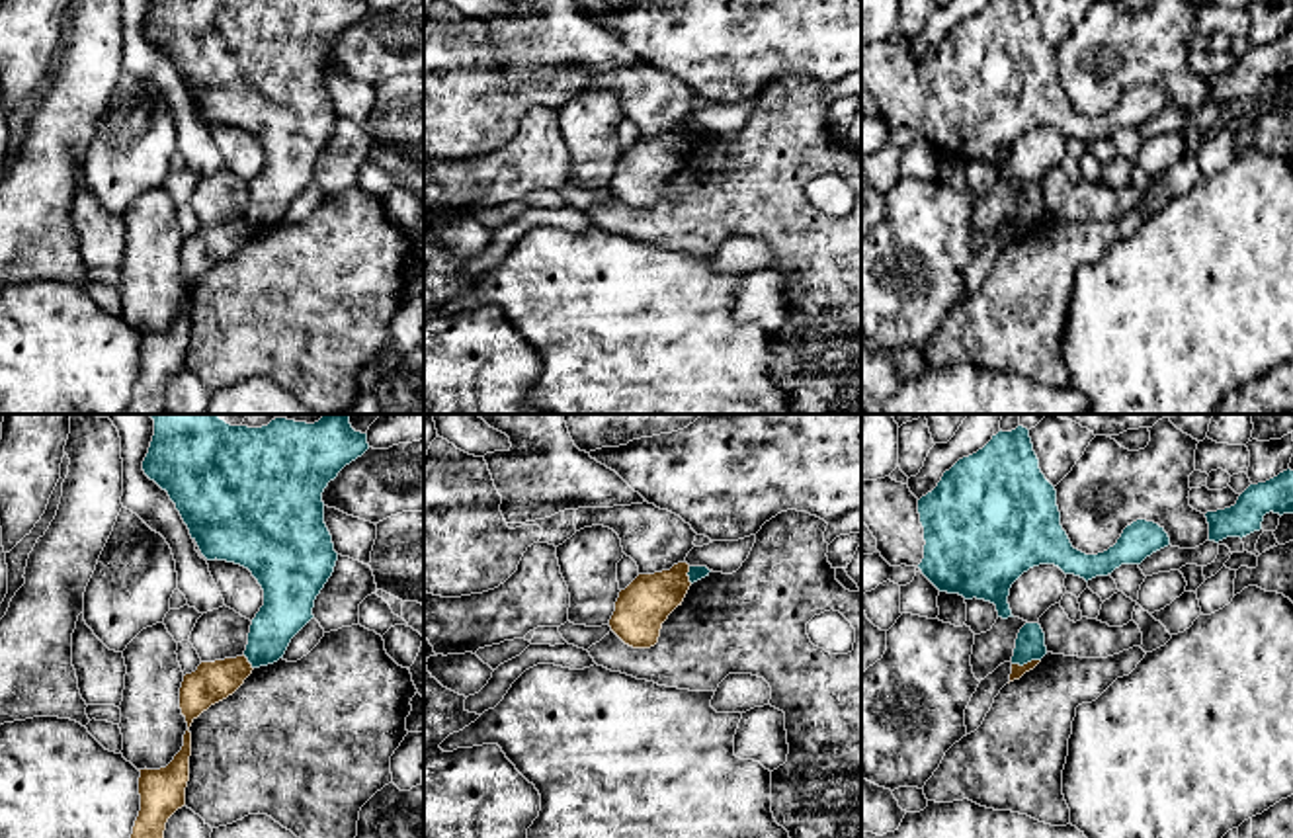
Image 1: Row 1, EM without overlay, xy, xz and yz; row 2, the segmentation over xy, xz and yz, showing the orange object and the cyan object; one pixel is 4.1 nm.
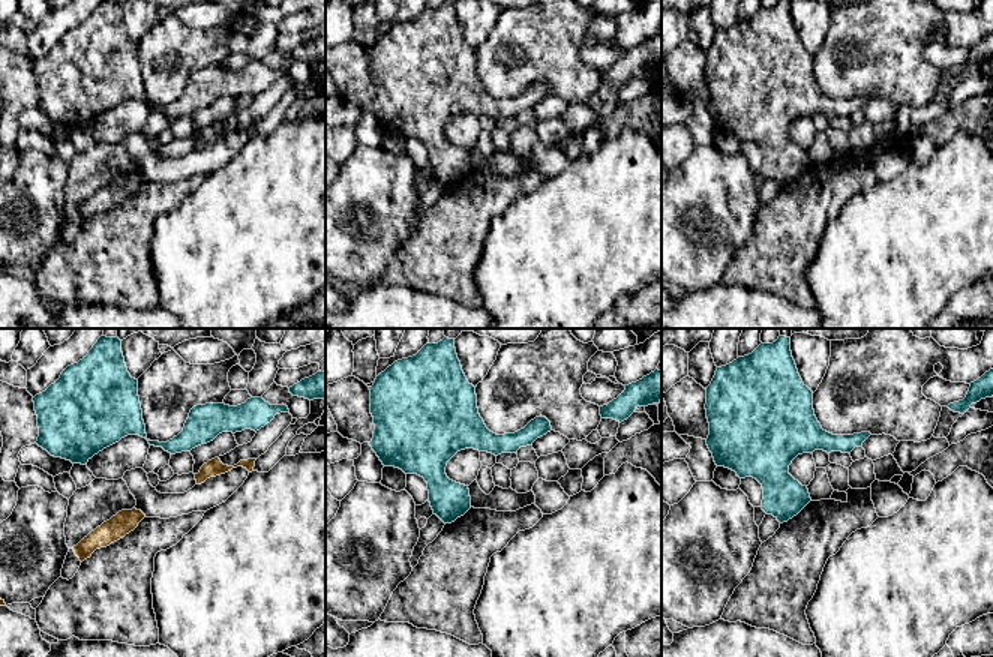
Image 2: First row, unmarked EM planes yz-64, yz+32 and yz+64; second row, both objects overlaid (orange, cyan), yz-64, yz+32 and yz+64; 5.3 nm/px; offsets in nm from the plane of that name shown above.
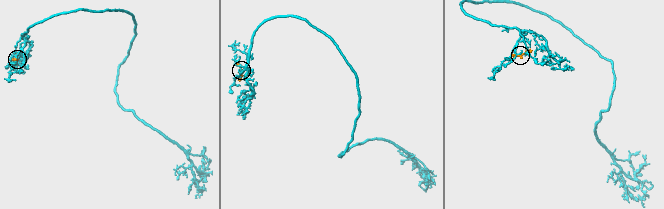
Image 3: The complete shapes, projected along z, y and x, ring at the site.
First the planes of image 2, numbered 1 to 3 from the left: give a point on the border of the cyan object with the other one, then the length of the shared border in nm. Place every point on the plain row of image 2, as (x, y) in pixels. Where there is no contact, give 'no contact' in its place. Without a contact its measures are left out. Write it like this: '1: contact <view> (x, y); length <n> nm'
1: no contact
2: no contact
3: no contact

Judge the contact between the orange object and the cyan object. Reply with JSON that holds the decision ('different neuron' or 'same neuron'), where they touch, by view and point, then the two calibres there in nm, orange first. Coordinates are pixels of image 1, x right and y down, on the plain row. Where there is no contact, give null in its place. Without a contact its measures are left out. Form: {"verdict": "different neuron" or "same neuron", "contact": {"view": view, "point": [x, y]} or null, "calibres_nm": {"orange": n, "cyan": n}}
{"verdict": "different neuron", "contact": {"view": "yz", "point": [1028, 225]}, "calibres_nm": {"orange": 50, "cyan": 130}}

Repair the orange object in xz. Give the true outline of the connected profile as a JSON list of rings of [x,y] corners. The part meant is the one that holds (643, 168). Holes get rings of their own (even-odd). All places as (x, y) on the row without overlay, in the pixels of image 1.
[[[678,125],[670,133],[639,137],[619,154],[609,182],[611,193],[633,211],[658,205],[662,186],[682,168],[691,145],[689,127]]]

